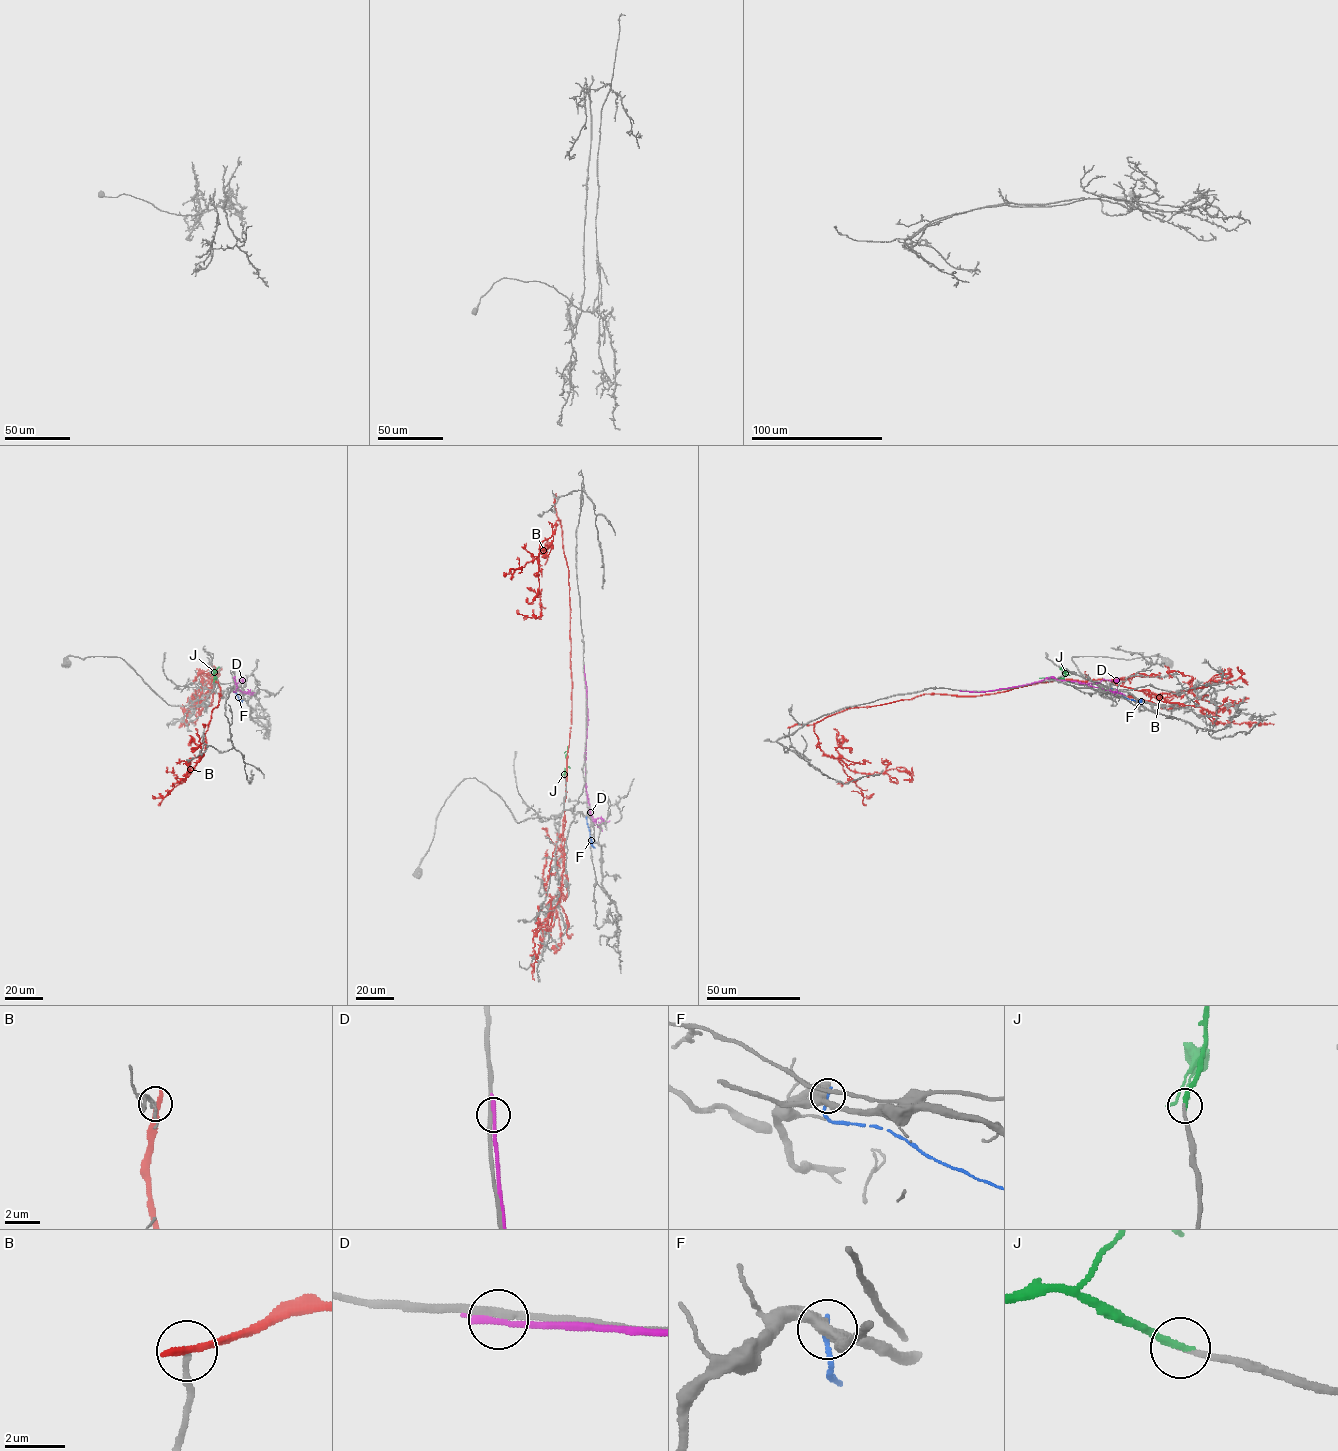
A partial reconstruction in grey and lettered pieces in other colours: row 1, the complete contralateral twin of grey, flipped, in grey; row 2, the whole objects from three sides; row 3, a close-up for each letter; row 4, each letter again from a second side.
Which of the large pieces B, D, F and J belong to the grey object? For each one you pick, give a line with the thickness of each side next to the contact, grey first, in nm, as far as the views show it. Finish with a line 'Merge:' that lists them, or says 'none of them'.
J: 180 nm thick on the grey side, 240 nm on the other
Merge: J

